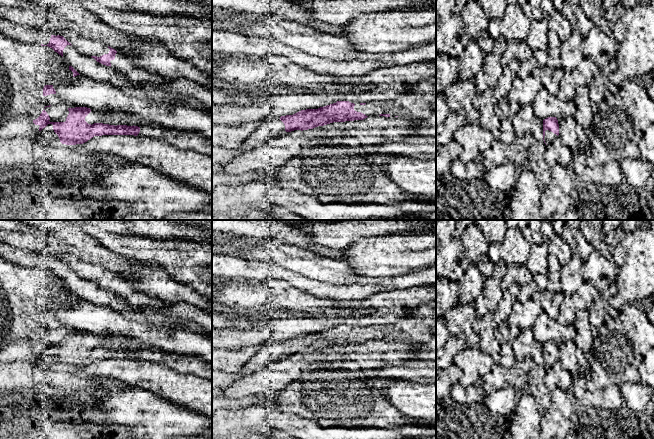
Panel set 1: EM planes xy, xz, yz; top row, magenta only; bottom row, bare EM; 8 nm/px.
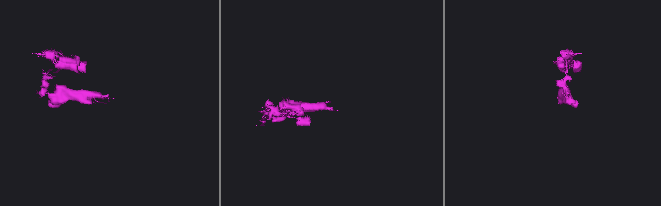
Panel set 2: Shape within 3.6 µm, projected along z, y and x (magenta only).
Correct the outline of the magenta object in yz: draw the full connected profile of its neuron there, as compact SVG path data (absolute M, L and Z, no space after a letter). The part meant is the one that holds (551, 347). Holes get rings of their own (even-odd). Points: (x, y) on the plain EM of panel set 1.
M548 341L543 344L543 364L544 367L550 368L559 359L559 348L556 341Z

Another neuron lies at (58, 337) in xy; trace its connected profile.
M65 328L51 329L44 333L50 341L50 346L65 346L69 338Z

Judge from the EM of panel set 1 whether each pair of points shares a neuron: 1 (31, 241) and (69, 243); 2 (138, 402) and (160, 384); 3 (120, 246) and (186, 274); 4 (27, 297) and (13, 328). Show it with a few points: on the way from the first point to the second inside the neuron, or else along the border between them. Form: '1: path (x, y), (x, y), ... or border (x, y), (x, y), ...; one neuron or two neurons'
1: path (40, 242), (60, 242); one neuron
2: border (128, 388), (146, 389), (172, 402); two neurons
3: path (136, 247), (155, 252), (164, 252), (170, 258); one neuron
4: path (19, 305), (14, 310), (13, 320); one neuron

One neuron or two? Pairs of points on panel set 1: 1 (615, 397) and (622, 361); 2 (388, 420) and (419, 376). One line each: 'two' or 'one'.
1: two
2: two

